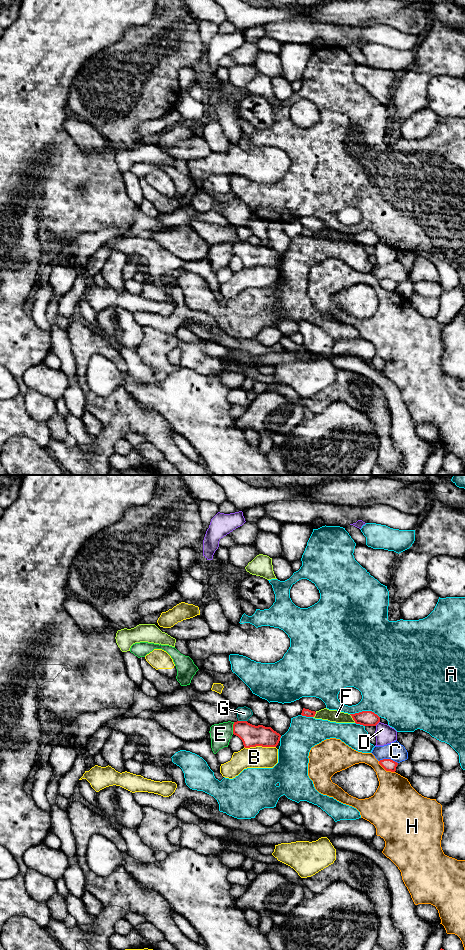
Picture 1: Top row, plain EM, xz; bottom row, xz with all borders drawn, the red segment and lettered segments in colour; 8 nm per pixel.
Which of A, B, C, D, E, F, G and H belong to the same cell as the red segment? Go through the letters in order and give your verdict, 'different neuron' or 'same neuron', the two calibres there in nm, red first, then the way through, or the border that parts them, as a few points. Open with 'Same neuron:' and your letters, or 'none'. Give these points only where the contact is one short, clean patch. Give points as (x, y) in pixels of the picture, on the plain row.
Same neuron: none
A: different neuron; 130 nm thick on the red side, 420 nm on the other
B: different neuron; 170 nm thick on the red side, 180 nm on the other
C: different neuron; 100 nm thick on the red side, 150 nm on the other
D: different neuron; 130 nm thick on the red side, 150 nm on the other; border along xz (379, 241), (375, 245)
E: different neuron; 170 nm thick on the red side, 170 nm on the other; border along xz (234, 242), (232, 253)
F: different neuron; 130 nm thick on the red side, 100 nm on the other
G: different neuron; 170 nm thick on the red side, 110 nm on the other; border along xz (238, 240), (246, 241)
H: different neuron; 100 nm thick on the red side, 340 nm on the other

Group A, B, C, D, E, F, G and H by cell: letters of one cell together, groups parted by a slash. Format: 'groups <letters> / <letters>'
groups A / B / C / D / E / F / G / H

